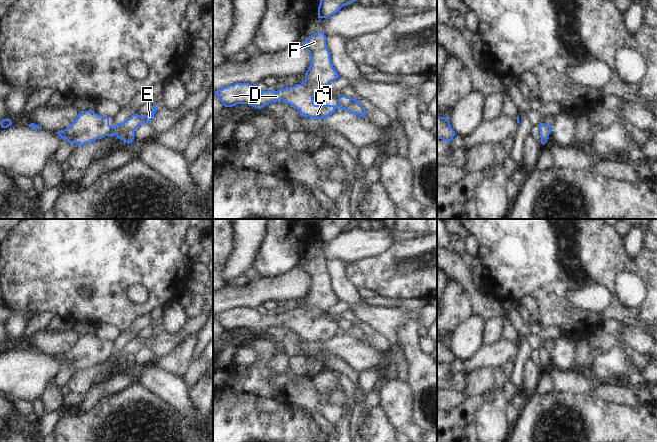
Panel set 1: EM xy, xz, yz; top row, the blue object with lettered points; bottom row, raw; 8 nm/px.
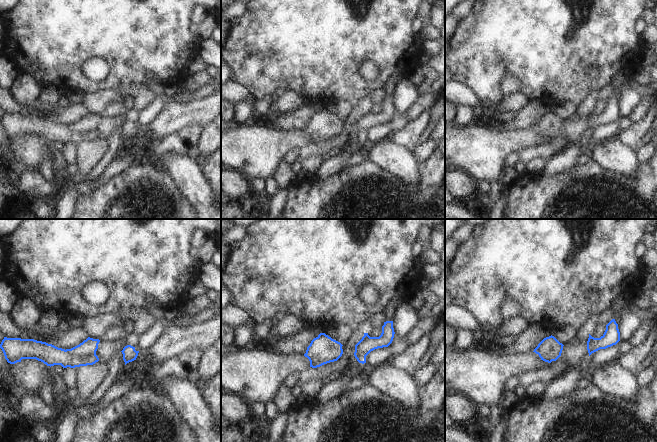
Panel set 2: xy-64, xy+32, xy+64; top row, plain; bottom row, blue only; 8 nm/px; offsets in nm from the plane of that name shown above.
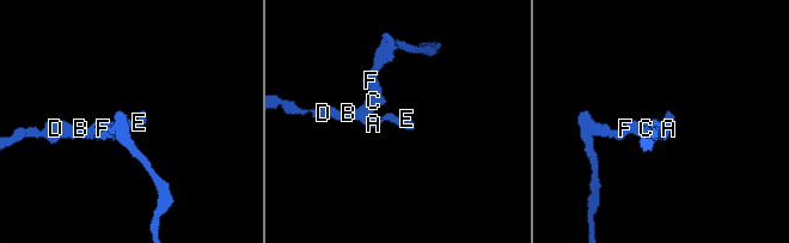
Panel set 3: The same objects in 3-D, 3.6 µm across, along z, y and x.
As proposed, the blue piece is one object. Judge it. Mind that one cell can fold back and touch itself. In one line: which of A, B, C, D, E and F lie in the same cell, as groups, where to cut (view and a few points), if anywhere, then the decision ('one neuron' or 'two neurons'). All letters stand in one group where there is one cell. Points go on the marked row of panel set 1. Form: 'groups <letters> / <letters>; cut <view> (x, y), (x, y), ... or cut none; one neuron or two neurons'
groups A B C D F / E; cut xy (114, 126), (107, 134); two neurons

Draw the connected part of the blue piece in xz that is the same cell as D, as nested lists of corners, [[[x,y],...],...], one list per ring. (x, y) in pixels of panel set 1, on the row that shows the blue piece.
[[[316,32],[309,36],[302,45],[309,52],[311,62],[305,73],[305,80],[301,84],[277,91],[272,89],[261,91],[256,88],[256,85],[235,83],[215,91],[215,95],[225,107],[248,104],[261,109],[270,102],[283,100],[297,109],[302,116],[314,119],[326,118],[334,113],[338,106],[315,105],[313,97],[326,88],[331,81],[336,80],[339,75],[331,63],[323,32]]]

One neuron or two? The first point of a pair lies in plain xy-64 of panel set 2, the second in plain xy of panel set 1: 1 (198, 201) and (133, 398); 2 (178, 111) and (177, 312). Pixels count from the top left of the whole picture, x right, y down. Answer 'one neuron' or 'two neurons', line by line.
1: two neurons
2: two neurons

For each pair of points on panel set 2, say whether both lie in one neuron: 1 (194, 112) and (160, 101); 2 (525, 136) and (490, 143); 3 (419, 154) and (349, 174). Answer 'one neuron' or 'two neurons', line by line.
1: two neurons
2: one neuron
3: two neurons

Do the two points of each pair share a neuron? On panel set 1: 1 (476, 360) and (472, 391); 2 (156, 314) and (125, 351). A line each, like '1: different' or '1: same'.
1: different
2: different

